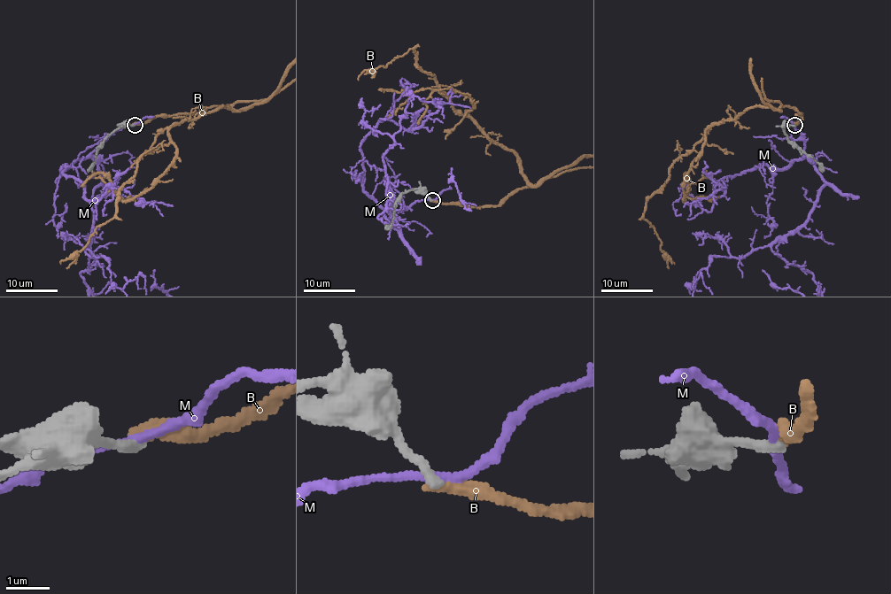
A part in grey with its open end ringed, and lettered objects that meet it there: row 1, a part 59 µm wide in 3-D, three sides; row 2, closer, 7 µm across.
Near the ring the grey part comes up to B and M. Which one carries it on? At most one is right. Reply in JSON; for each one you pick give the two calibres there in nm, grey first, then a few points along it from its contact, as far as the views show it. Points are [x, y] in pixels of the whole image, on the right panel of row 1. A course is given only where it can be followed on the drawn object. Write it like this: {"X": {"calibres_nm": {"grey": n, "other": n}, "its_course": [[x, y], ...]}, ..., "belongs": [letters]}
{"belongs": []}

